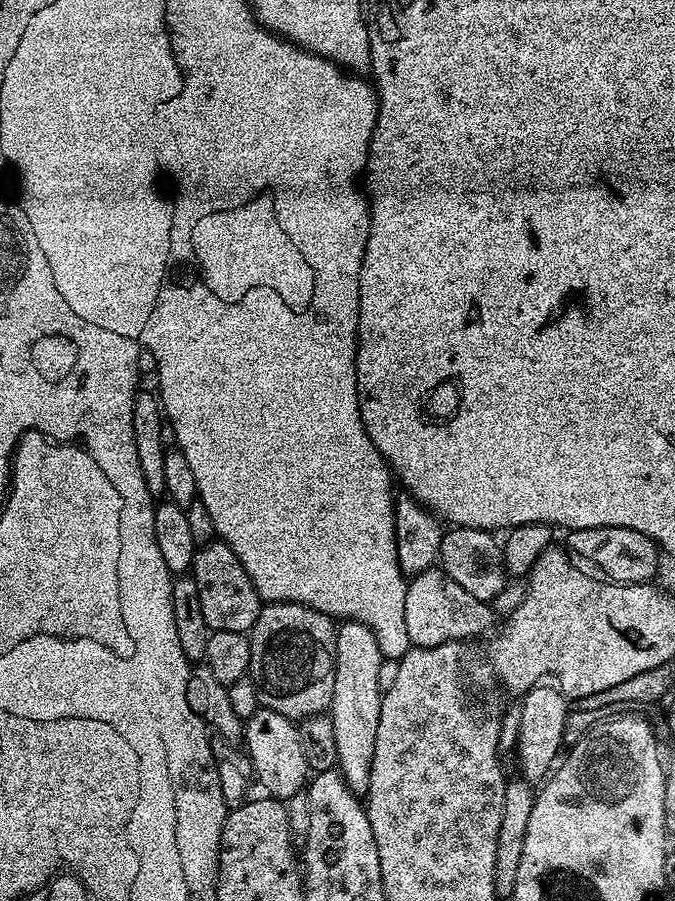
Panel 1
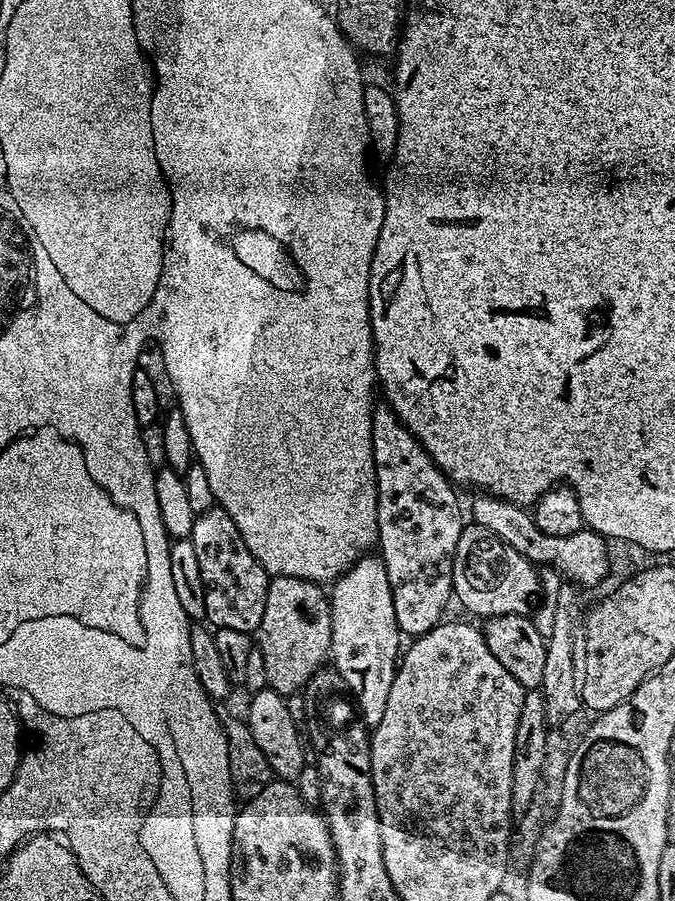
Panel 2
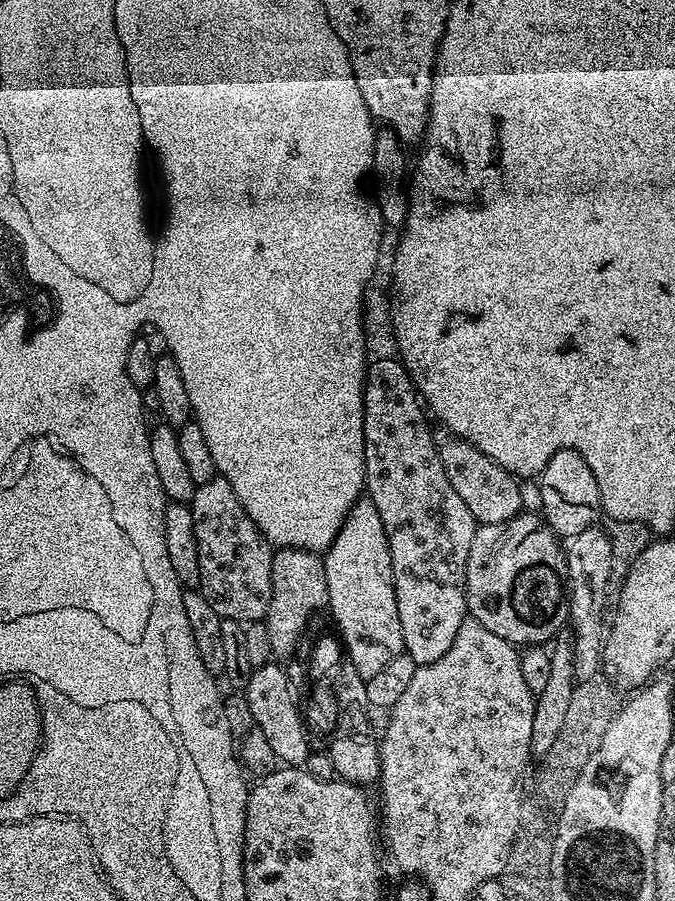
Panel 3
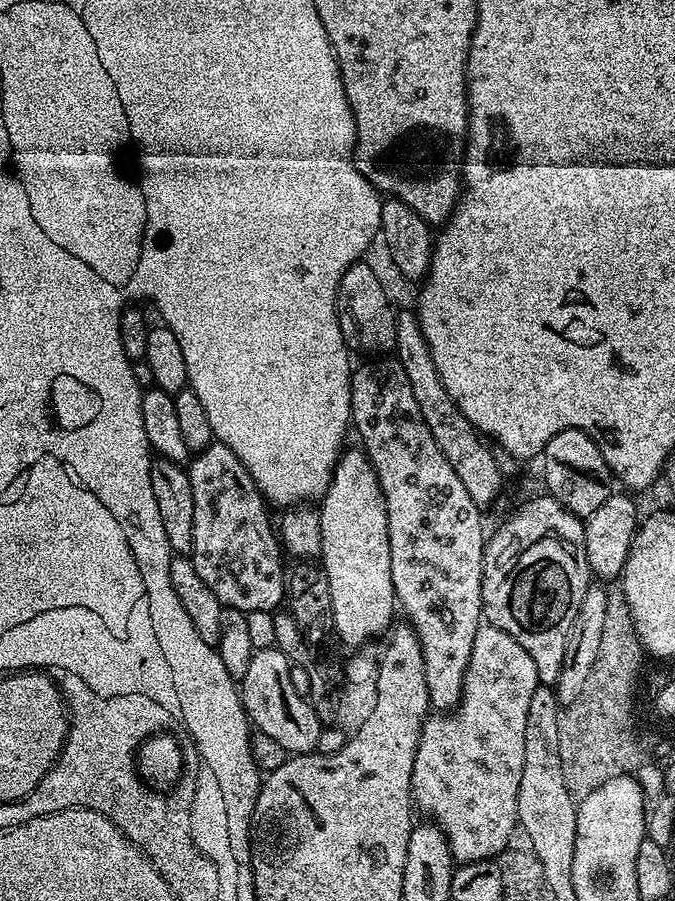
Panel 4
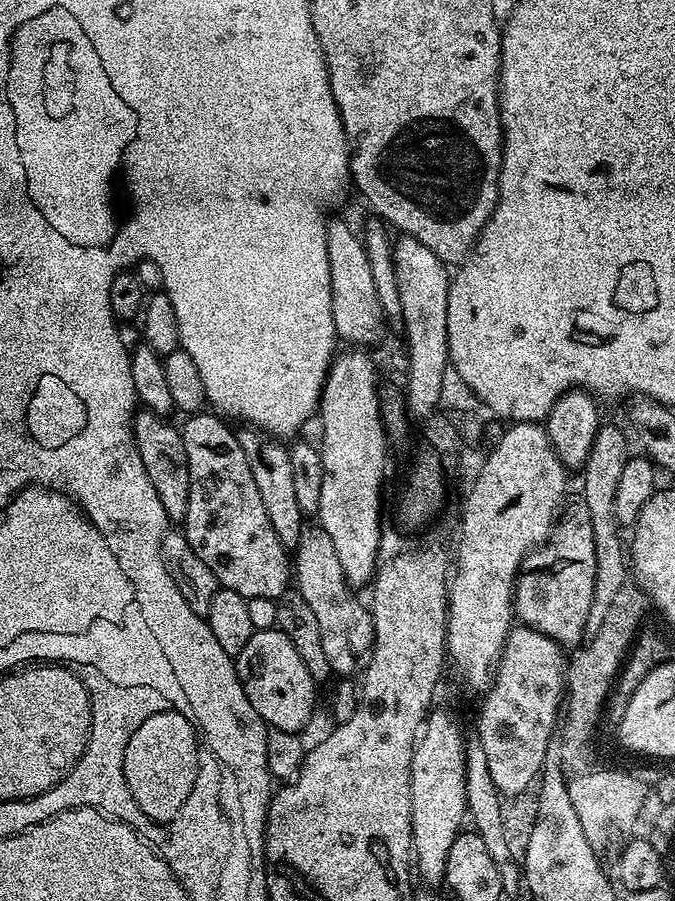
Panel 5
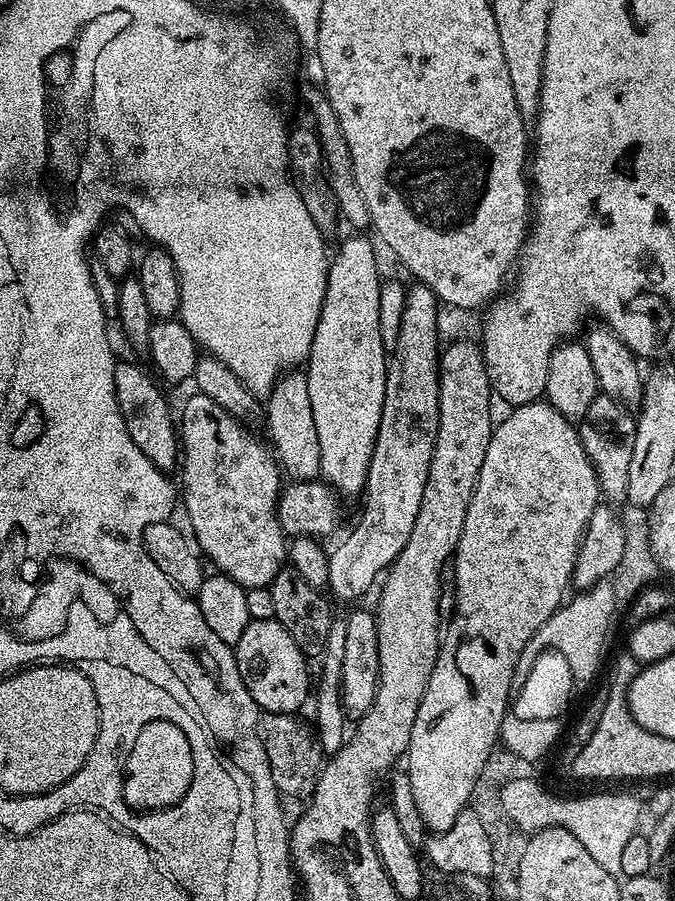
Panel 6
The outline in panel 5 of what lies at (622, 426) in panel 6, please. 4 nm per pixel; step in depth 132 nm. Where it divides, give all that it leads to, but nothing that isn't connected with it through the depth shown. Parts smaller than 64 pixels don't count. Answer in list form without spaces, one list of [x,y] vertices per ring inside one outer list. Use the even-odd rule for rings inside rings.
[[[605,423],[594,438],[594,446],[590,450],[590,458],[584,464],[584,492],[582,499],[586,502],[586,510],[590,510],[590,526],[594,526],[594,558],[596,573],[594,574],[594,598],[588,615],[588,628],[594,630],[602,626],[614,598],[629,583],[630,564],[626,559],[626,540],[620,537],[622,526],[616,521],[614,514],[614,497],[618,491],[618,482],[622,478],[622,469],[630,459],[628,440],[624,432],[614,425]]]

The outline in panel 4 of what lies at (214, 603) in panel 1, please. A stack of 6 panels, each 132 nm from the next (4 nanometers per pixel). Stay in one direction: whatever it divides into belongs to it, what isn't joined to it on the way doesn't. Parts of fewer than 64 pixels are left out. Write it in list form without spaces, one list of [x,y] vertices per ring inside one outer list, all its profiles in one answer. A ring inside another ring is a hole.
[[[219,442],[195,453],[186,471],[194,494],[190,558],[198,578],[214,590],[214,598],[223,607],[247,613],[254,610],[275,613],[286,600],[286,563],[277,529],[273,521],[272,524],[268,521],[269,509],[254,478],[242,466],[238,454]]]

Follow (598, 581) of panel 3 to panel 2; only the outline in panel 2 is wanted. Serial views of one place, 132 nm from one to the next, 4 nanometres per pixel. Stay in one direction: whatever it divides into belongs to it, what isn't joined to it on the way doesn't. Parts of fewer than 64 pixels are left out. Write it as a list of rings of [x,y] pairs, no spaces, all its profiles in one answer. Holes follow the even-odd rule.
[[[564,582],[561,585],[556,592],[556,613],[552,616],[552,633],[548,632],[546,636],[548,653],[539,687],[539,691],[544,694],[548,723],[552,726],[570,719],[576,711],[581,711],[582,708],[578,664],[576,668],[576,619],[580,616],[581,589],[572,582]]]

